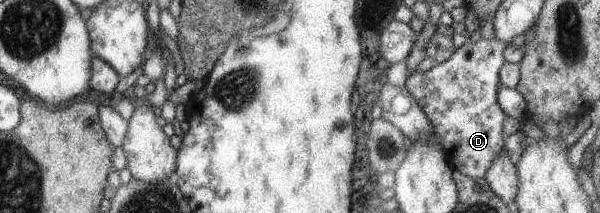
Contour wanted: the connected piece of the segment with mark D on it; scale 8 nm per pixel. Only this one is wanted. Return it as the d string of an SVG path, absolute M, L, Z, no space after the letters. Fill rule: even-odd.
M480 39L470 43L466 41L458 47L444 62L436 64L427 71L412 72L406 77L406 90L411 92L419 107L427 116L443 148L446 162L453 170L461 172L464 176L477 179L489 169L490 161L501 153L504 143L503 120L504 112L496 100L496 91L499 84L498 71L503 63L503 50L505 42L496 39Z

